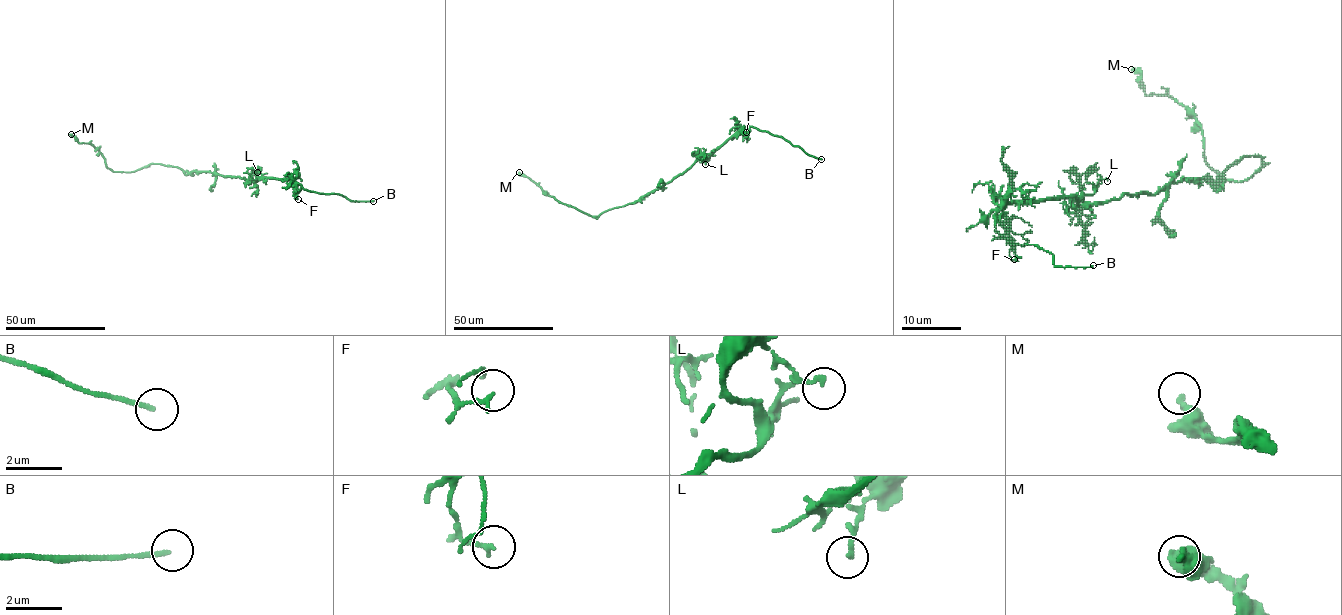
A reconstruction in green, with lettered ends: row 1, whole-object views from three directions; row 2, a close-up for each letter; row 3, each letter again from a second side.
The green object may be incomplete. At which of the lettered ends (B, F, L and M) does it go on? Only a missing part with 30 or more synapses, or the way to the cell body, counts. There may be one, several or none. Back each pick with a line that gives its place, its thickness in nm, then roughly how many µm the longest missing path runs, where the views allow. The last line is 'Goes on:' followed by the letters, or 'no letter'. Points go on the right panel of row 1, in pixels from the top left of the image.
B: Place: (1093, 265). Thickness 160 nm. Missing length about 10 µm
Goes on: B

